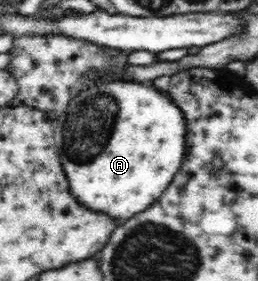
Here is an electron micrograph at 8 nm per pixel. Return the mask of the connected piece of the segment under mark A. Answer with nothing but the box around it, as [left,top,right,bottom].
[53,80,184,221]

